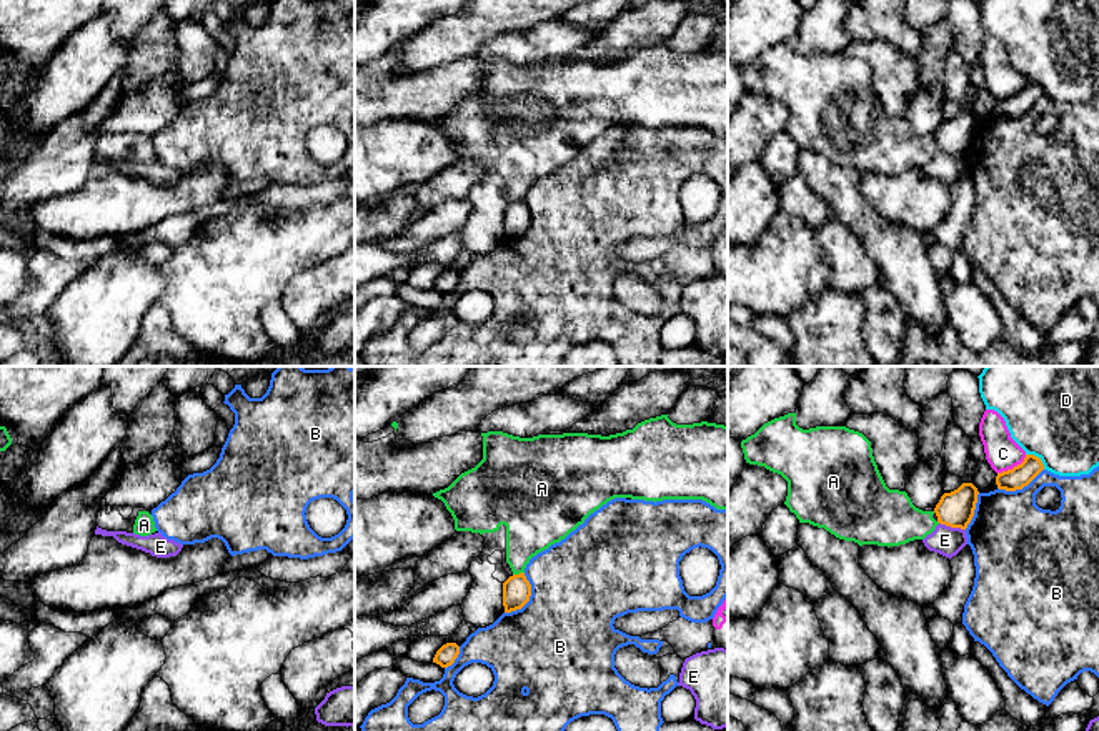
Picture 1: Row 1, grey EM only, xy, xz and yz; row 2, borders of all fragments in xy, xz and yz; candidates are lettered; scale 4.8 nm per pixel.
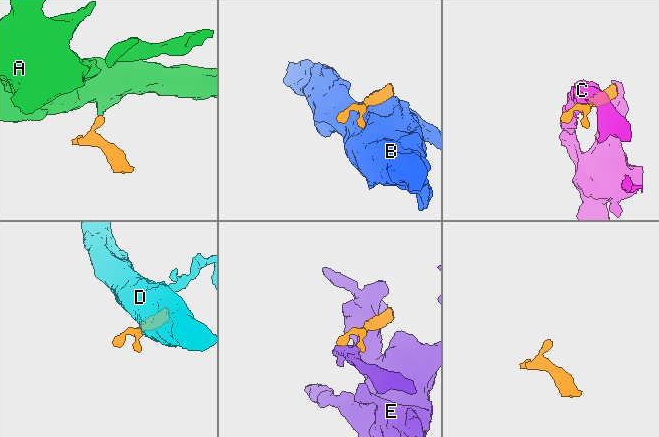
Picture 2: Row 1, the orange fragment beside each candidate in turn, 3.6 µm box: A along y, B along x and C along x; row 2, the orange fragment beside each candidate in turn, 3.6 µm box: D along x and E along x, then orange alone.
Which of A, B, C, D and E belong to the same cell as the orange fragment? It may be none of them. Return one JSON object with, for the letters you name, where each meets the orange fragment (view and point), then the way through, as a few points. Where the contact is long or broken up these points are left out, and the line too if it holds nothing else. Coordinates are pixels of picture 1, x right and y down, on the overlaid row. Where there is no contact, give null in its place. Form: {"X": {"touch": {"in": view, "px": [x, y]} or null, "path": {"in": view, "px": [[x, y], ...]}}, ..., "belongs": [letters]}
{"belongs": []}

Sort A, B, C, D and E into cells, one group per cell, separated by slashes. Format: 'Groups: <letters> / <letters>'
Groups: A / B / C / D / E

